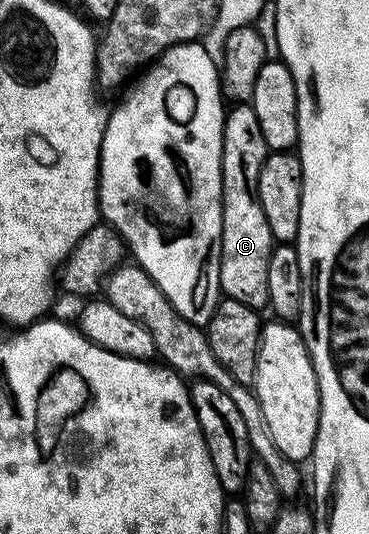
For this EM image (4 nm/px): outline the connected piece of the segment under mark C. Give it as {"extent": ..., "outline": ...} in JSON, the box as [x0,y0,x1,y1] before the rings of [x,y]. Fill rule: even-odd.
{"extent":[219,105,275,312],"outline":[[[230,105],[225,116],[221,141],[223,232],[219,280],[224,297],[239,300],[239,304],[247,304],[258,312],[264,311],[269,305],[267,260],[271,260],[271,252],[275,245],[271,228],[267,228],[267,216],[263,216],[263,208],[257,195],[259,172],[270,152],[269,145],[263,140],[259,119],[255,116],[252,105]]]}

